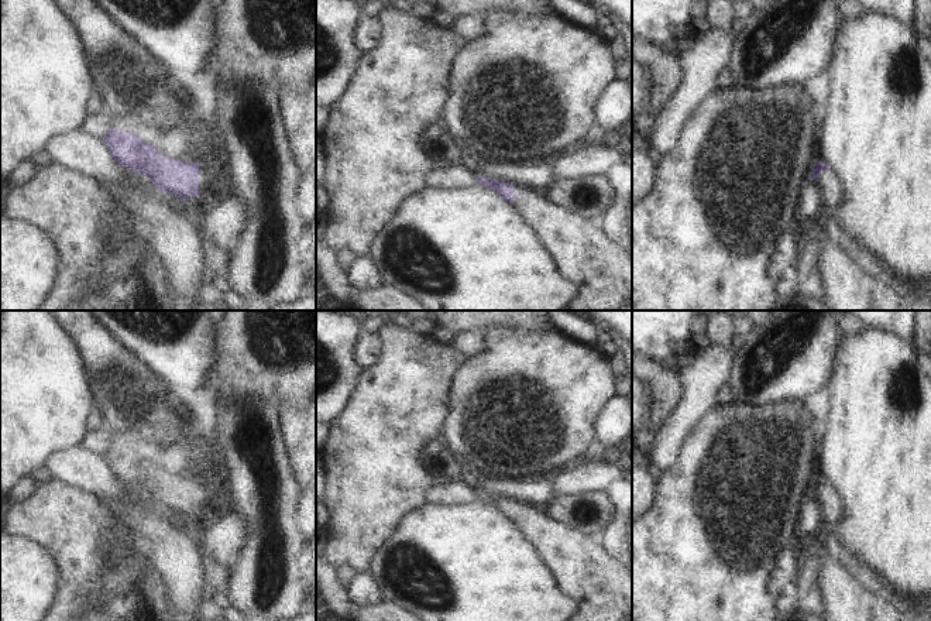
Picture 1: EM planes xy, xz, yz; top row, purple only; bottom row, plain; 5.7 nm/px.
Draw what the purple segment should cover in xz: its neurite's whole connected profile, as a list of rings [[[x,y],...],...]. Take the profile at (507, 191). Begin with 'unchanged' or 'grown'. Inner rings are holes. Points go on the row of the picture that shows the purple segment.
grown; [[[477,175],[477,183],[492,189],[512,203],[537,234],[559,271],[577,288],[577,295],[564,310],[618,310],[632,302],[632,258],[590,220],[553,205],[540,191]]]

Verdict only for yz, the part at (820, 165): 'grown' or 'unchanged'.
grown

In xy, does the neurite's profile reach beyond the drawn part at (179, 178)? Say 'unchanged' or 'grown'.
grown

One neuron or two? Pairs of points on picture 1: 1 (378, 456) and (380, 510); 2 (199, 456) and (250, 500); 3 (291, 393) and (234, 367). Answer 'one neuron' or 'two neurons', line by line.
1: one neuron
2: two neurons
3: one neuron

